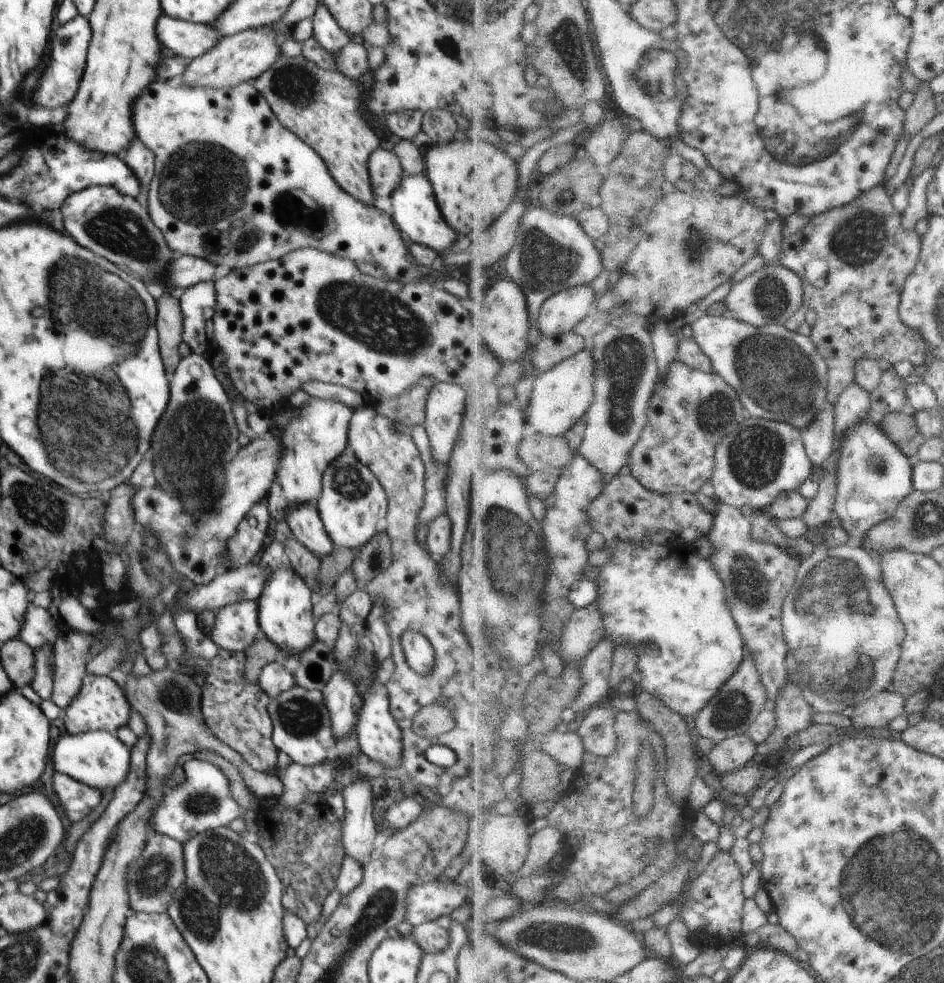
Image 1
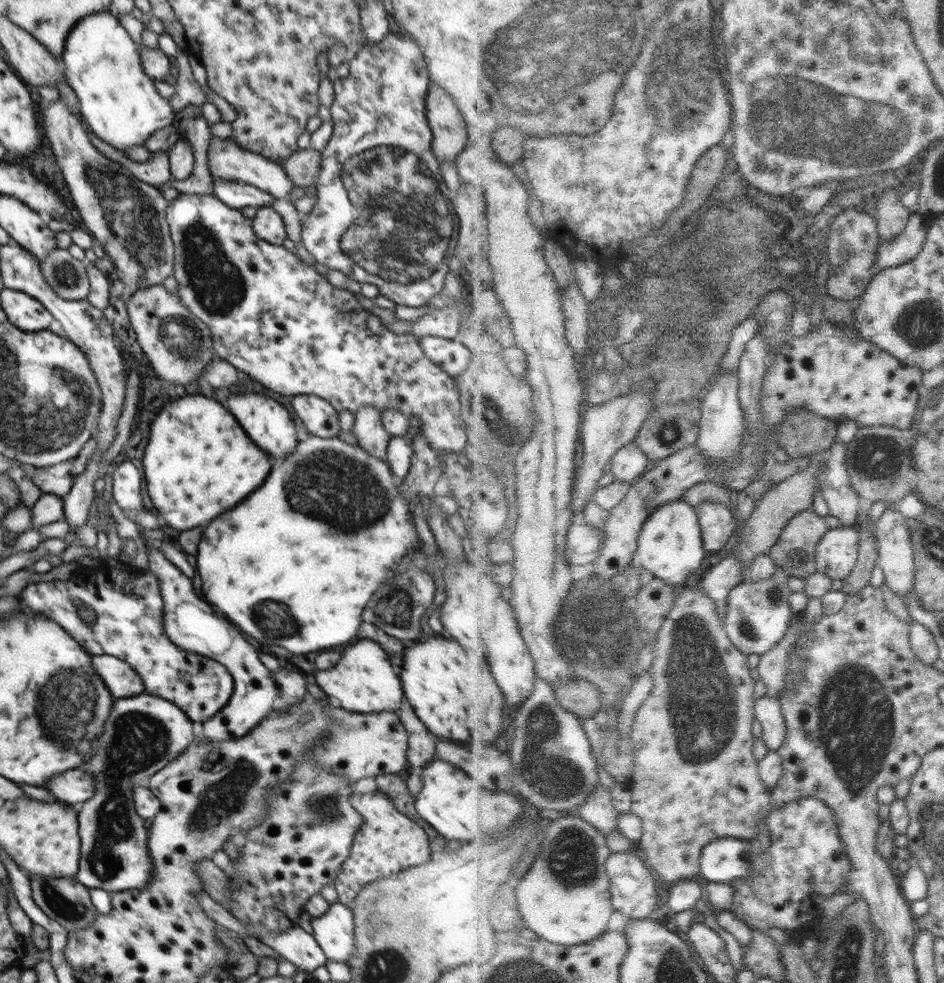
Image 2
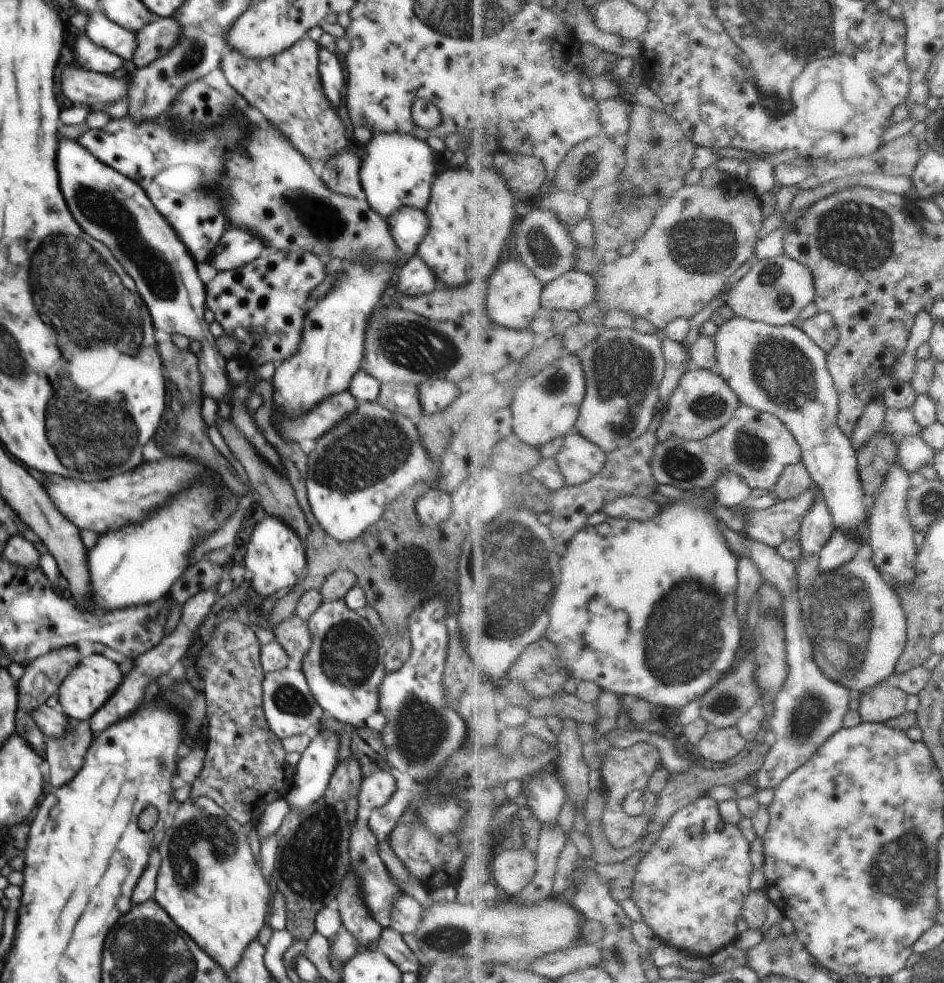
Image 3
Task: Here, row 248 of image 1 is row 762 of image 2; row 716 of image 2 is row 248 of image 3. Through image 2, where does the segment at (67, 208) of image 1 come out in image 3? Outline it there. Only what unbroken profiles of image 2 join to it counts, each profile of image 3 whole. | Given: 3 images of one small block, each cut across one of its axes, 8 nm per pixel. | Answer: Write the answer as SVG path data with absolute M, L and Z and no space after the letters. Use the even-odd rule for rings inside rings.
M66 137L60 140L58 146L58 176L62 194L74 220L82 226L84 232L100 240L124 266L124 270L136 282L155 328L170 335L182 335L192 341L201 342L202 348L198 357L203 396L214 398L216 402L224 400L230 404L230 420L255 448L256 454L275 469L285 472L278 451L266 440L256 426L253 414L246 407L246 400L253 392L252 387L257 382L272 378L277 364L266 363L259 366L258 370L249 369L244 383L230 383L226 374L227 360L218 351L216 338L210 333L209 324L204 319L204 284L198 275L197 262L170 223L156 210L144 189L136 181L101 163L78 142Z

